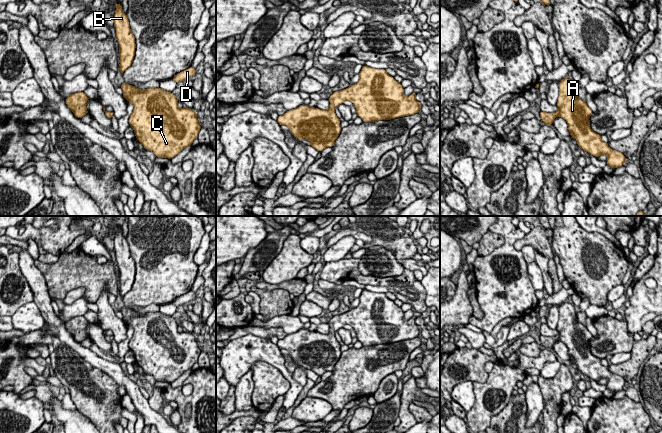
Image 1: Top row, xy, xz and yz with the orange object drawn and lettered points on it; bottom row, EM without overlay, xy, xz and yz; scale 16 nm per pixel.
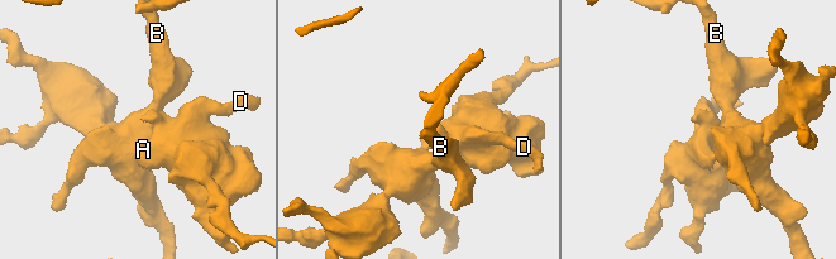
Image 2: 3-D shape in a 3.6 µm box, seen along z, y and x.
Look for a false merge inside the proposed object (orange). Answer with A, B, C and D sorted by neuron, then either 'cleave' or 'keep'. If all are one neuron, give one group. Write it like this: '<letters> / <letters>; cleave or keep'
A B C D; keep

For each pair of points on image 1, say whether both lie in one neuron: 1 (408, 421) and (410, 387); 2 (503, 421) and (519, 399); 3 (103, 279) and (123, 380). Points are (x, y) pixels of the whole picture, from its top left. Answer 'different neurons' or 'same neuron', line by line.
1: same neuron
2: same neuron
3: different neurons

